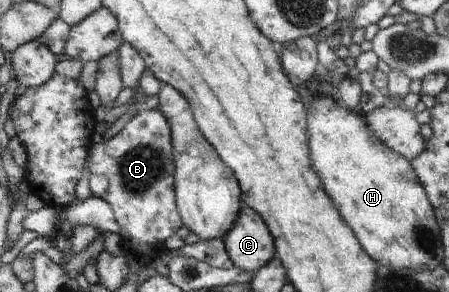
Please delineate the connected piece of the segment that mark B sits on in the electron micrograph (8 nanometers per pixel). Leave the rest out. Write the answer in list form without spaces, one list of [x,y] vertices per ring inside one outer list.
[[[140,109],[116,136],[93,143],[88,157],[90,191],[113,207],[121,226],[122,247],[138,259],[143,245],[157,251],[163,239],[169,239],[181,227],[180,213],[173,201],[173,177],[169,173],[173,169],[173,147],[167,122],[158,109]]]

